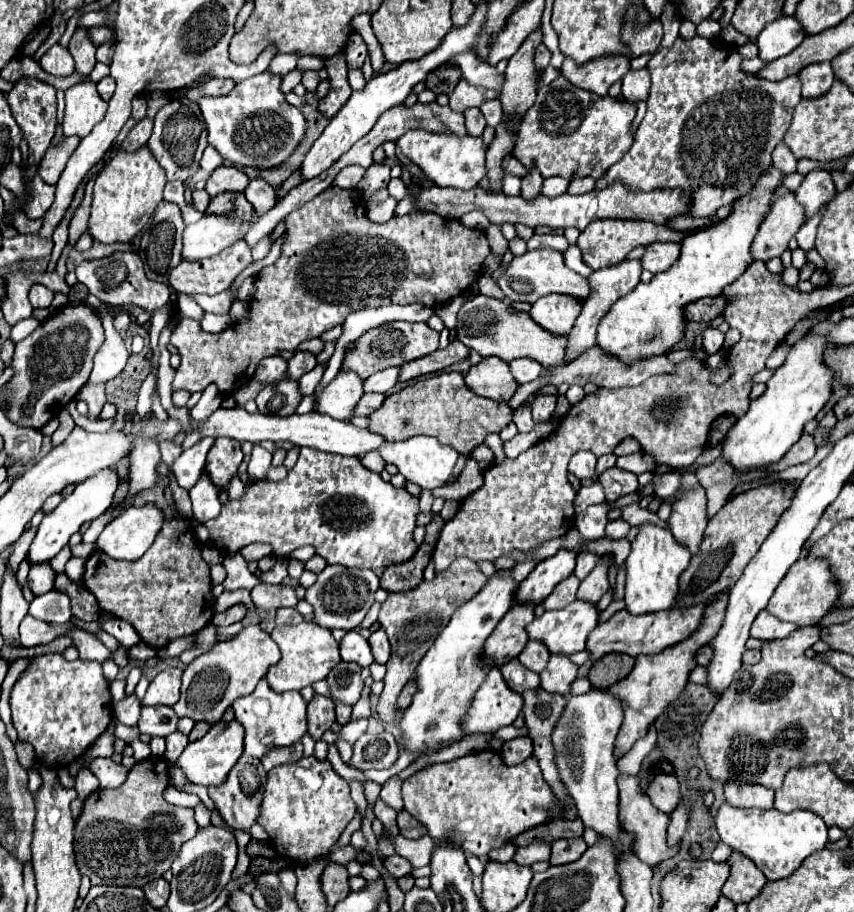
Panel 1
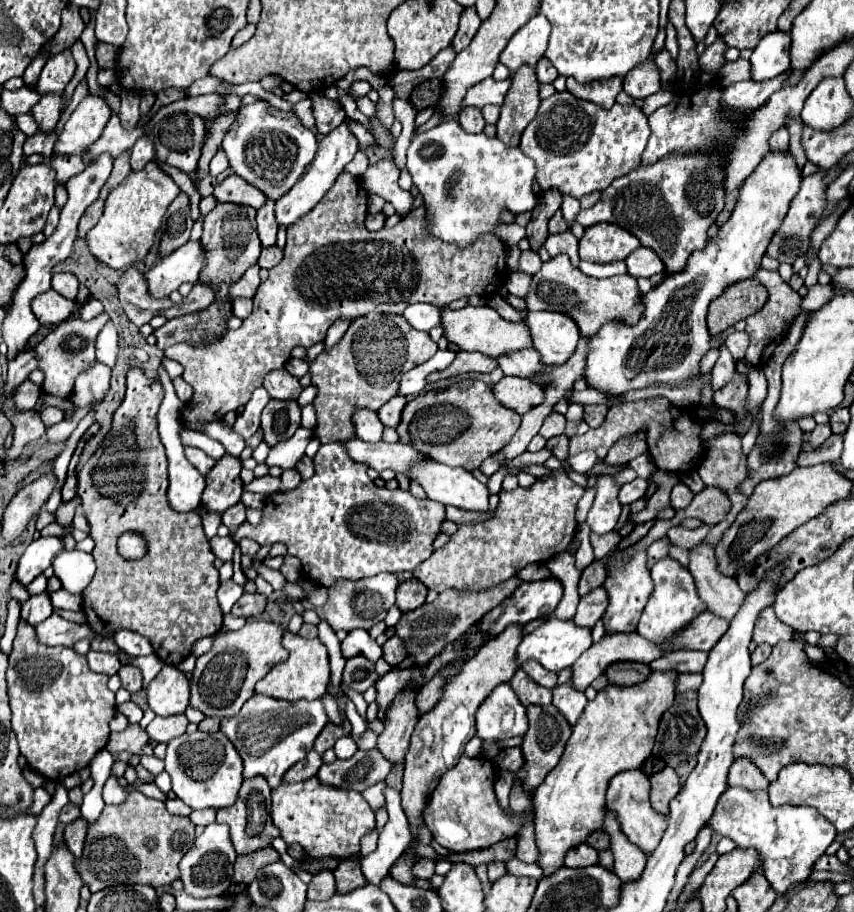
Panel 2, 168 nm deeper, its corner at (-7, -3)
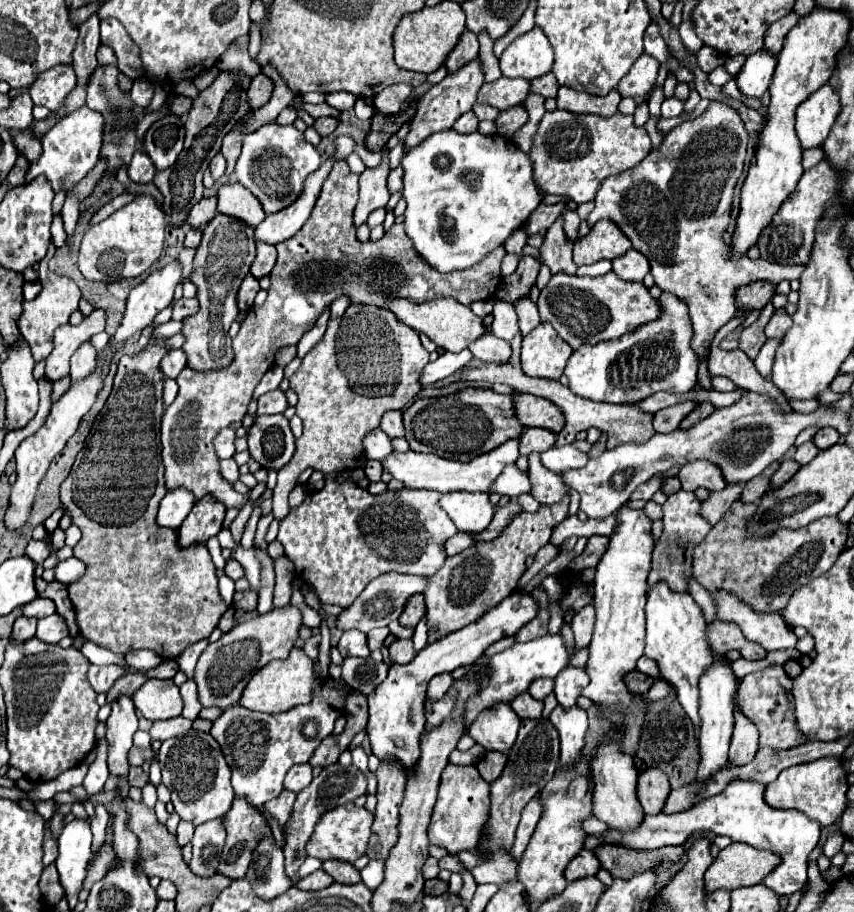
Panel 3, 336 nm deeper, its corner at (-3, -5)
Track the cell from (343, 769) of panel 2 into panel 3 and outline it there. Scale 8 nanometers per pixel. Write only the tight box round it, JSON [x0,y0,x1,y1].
[284,763,366,883]

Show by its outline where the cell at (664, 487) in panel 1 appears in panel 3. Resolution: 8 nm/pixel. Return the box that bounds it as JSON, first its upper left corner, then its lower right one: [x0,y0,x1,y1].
[648,491,712,591]

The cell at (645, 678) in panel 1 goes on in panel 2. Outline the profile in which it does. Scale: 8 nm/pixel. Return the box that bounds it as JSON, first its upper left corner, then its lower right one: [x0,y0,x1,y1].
[534,673,676,877]

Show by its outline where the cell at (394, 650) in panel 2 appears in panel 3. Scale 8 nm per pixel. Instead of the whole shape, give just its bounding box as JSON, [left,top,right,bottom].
[388,639,416,665]

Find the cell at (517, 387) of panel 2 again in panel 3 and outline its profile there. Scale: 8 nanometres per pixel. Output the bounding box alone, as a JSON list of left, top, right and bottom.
[512,393,564,431]

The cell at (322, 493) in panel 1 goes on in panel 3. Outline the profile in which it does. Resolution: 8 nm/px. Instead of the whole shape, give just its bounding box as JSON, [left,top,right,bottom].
[278,471,458,607]

